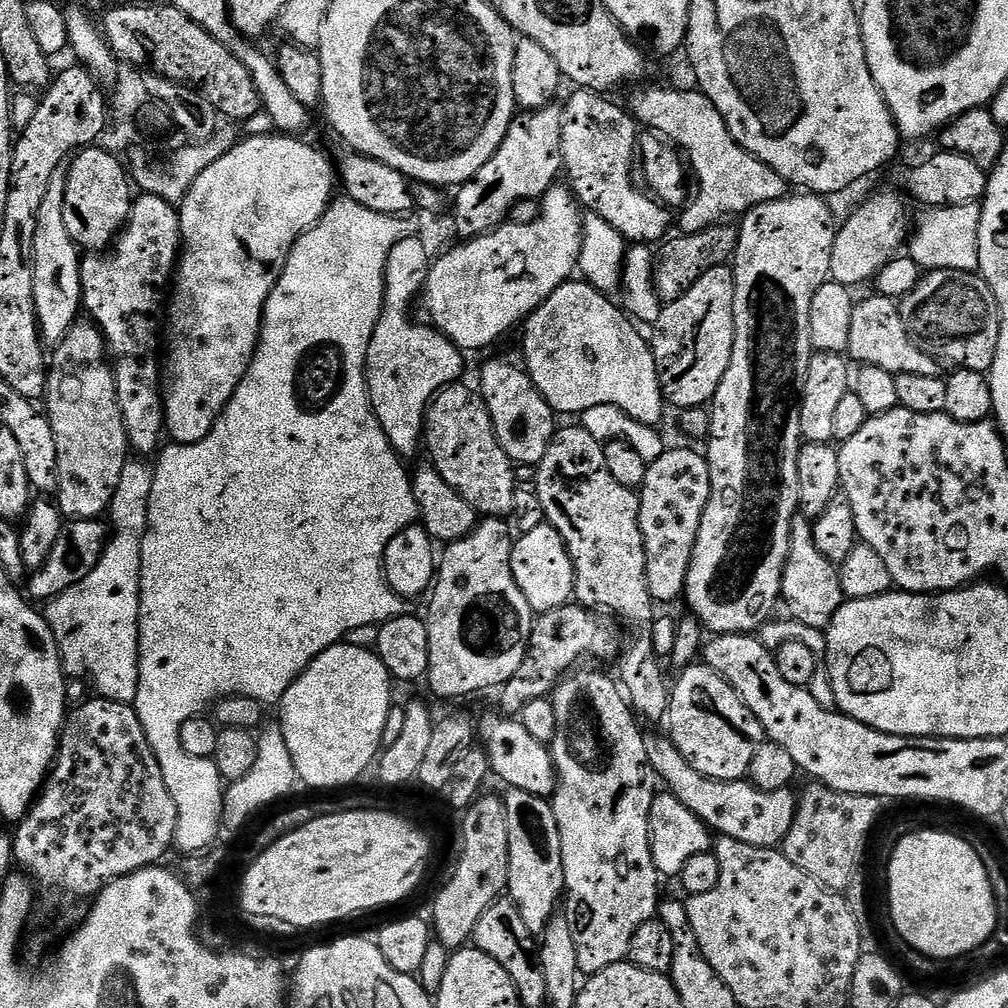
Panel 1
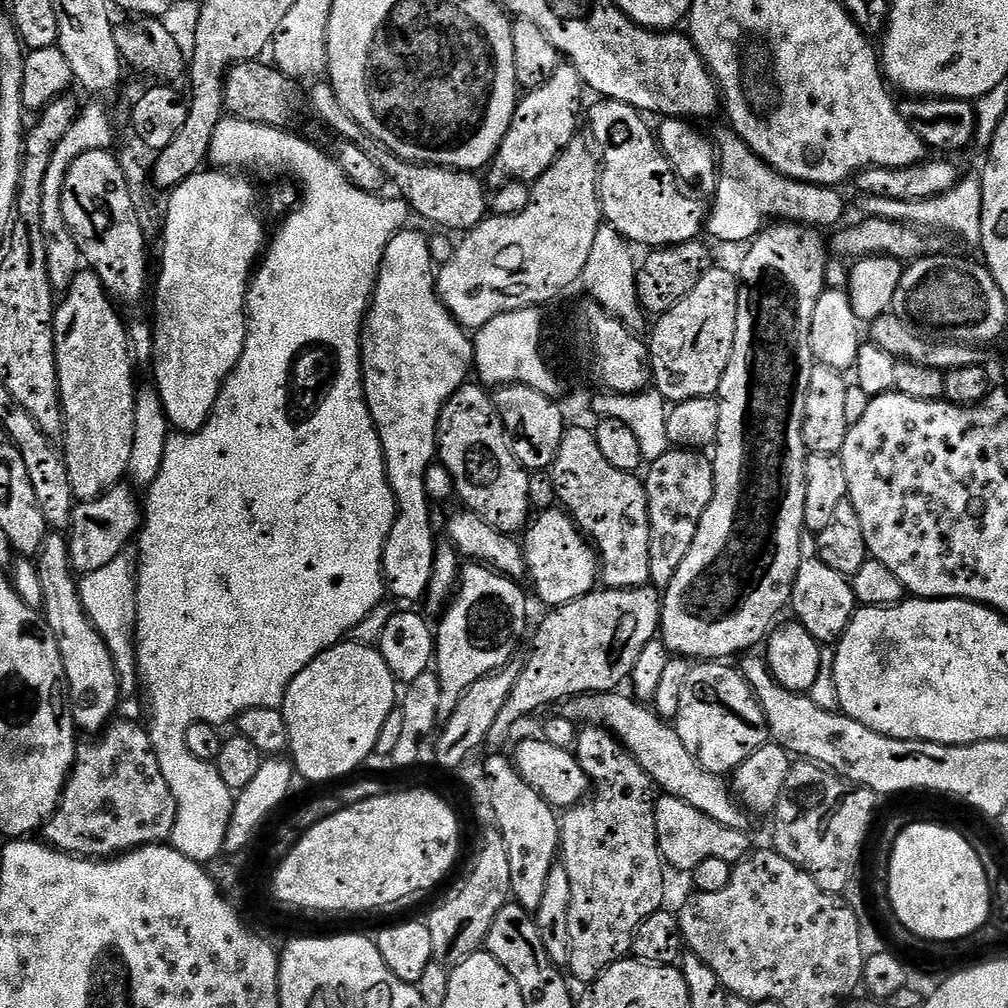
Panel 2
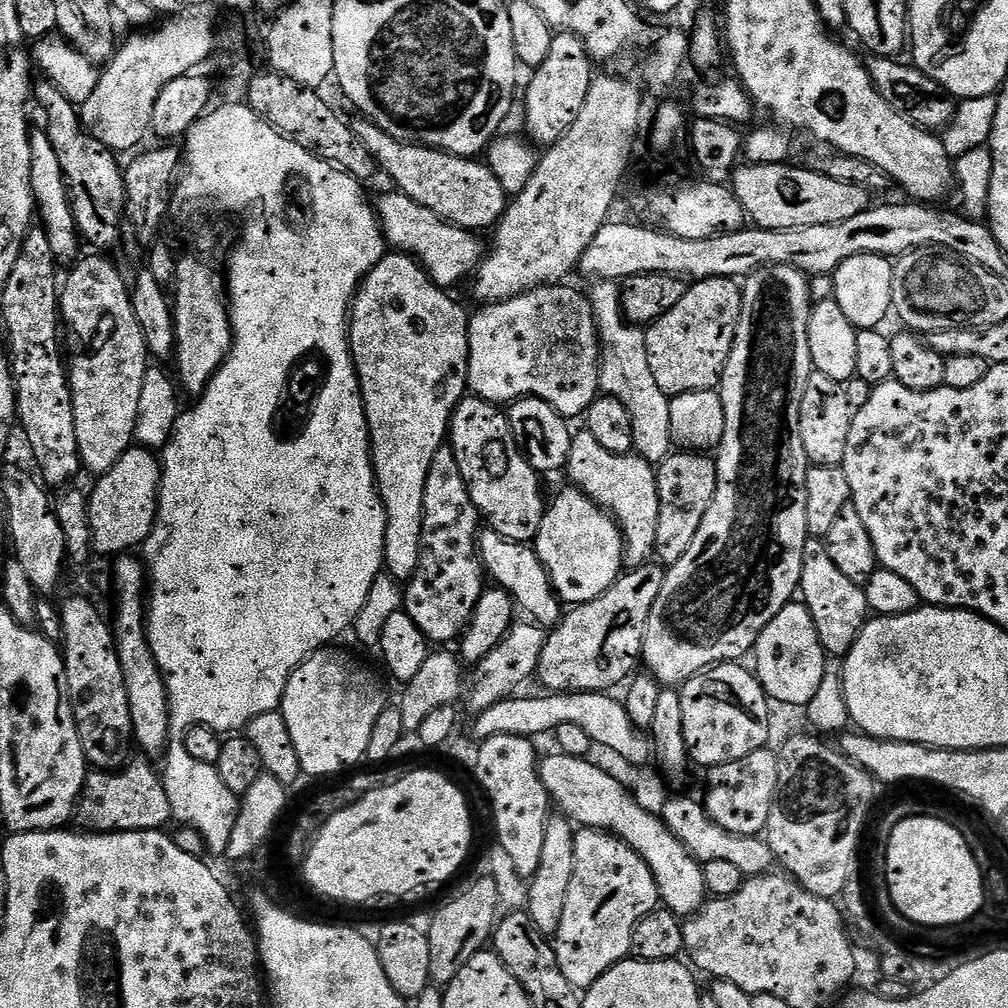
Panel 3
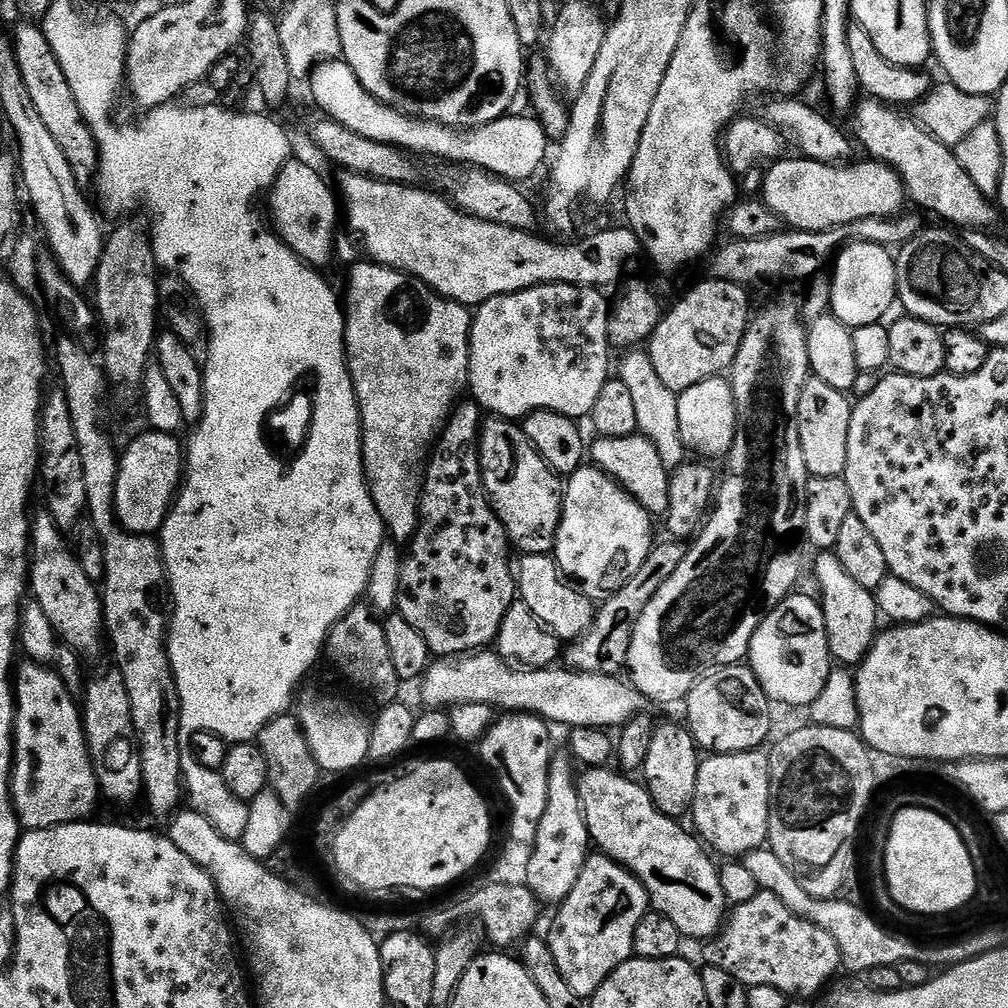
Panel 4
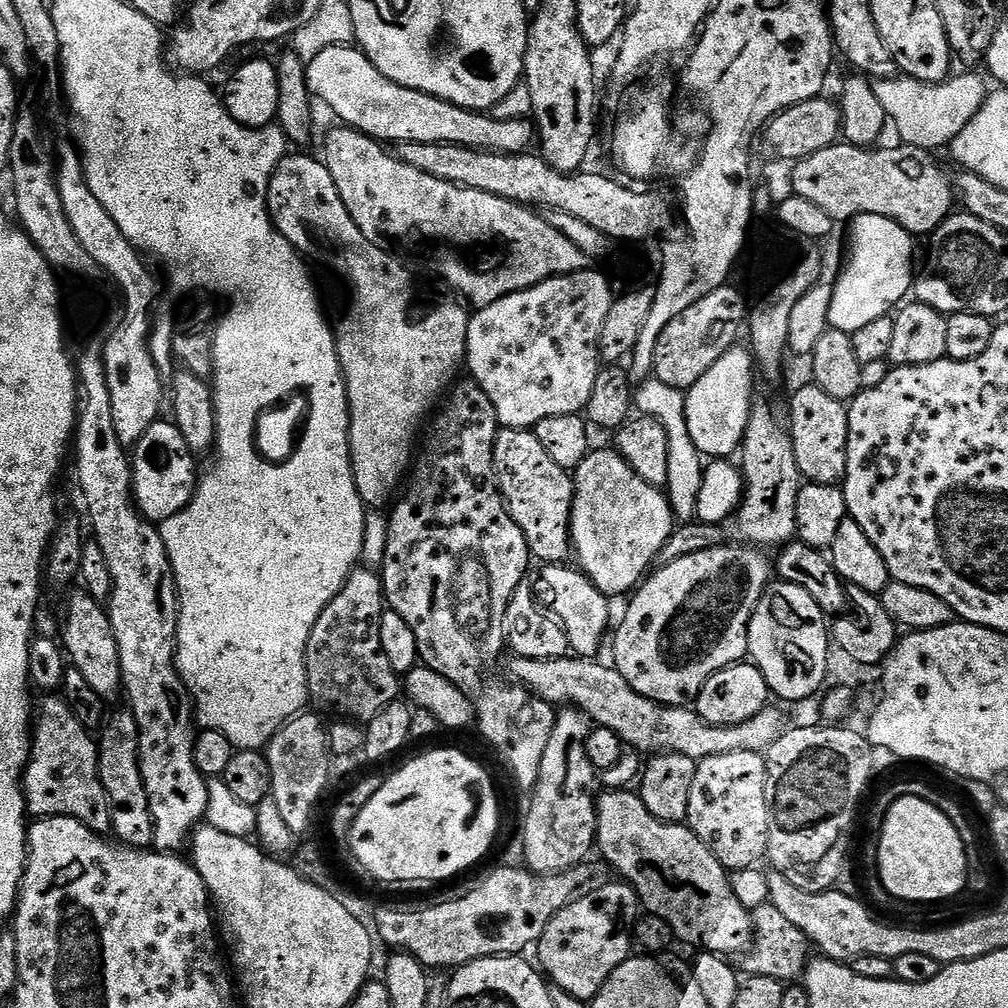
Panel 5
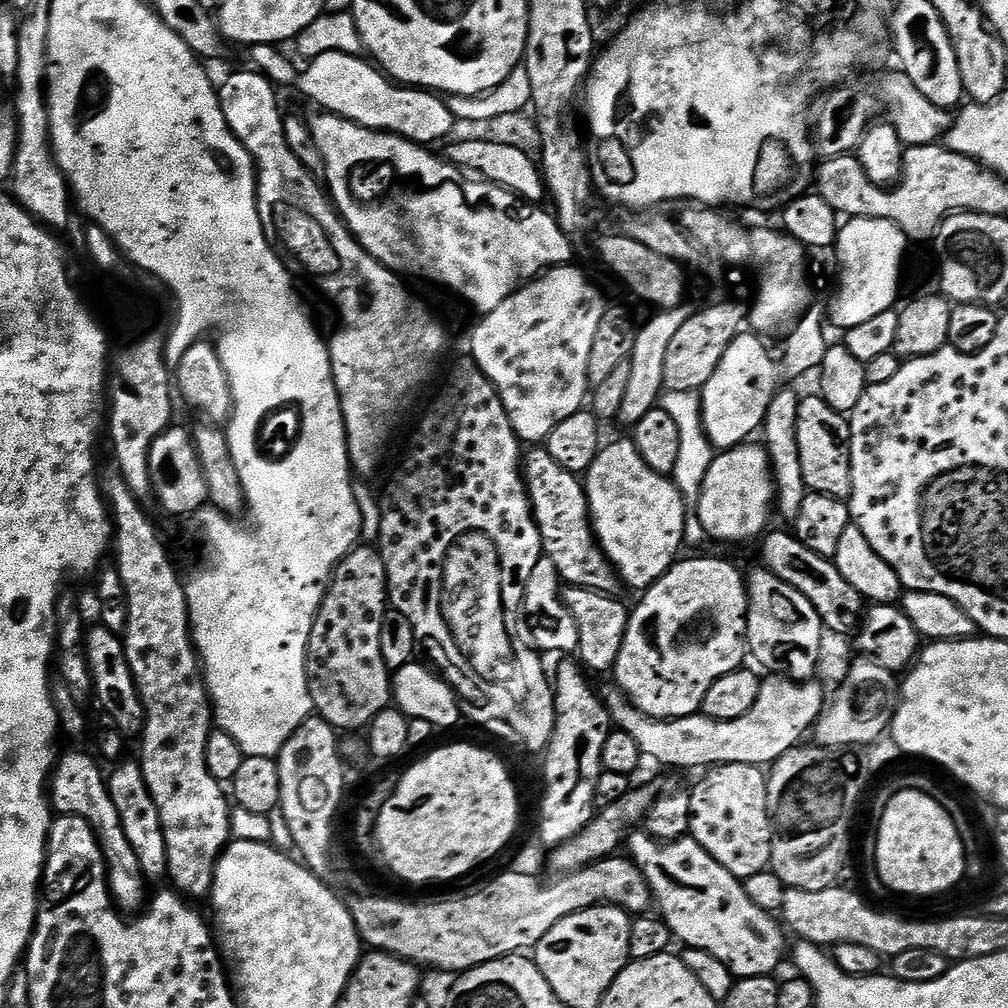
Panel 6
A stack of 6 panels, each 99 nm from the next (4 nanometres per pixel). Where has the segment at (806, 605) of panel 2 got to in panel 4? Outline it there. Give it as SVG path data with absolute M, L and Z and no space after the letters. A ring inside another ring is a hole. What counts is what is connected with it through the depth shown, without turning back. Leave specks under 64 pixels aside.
M824 550L817 556L820 557L817 558L812 572L816 575L817 586L820 587L818 599L826 622L826 638L830 654L837 665L859 665L876 641L878 629L882 624L873 589L858 586L858 582L854 582L854 578L846 574L846 570L842 570L842 566L836 561L835 551Z

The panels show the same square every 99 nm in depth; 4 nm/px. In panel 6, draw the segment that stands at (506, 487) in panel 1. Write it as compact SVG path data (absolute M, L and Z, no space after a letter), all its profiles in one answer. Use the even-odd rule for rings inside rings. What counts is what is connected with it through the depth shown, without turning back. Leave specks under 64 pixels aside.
M532 446L523 453L522 475L532 504L532 516L542 538L544 556L554 562L561 581L573 588L589 588L603 596L616 596L622 581L596 542L581 477L558 466L544 446Z

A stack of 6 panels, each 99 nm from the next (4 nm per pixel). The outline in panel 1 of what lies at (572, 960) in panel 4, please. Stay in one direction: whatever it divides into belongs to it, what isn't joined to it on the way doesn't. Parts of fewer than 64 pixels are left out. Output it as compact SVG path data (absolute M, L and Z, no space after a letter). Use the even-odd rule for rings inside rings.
M583 668L565 676L556 685L556 691L550 697L554 706L554 715L558 717L558 730L550 745L552 764L556 768L556 791L551 797L550 803L554 810L554 822L558 822L558 834L562 842L562 866L564 867L564 891L566 893L562 908L570 922L570 934L574 934L574 950L578 950L578 966L581 973L591 974L627 961L630 938L634 938L634 930L638 930L638 926L642 926L642 922L653 919L657 915L662 899L662 893L660 893L662 877L660 871L654 866L654 858L650 850L650 806L654 806L654 798L658 795L658 787L656 788L658 777L656 771L652 769L652 764L648 761L646 736L645 733L640 733L641 721L632 711L632 706L628 703L621 685L613 677L612 681L606 673L599 672L596 668Z

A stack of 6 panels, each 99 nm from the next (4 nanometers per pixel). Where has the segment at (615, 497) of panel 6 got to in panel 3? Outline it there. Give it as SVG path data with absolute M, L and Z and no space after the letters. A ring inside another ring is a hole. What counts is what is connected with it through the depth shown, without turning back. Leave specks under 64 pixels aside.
M568 486L565 492L556 496L556 501L547 505L542 526L538 530L534 547L542 566L548 572L548 580L552 589L565 605L575 606L585 604L610 590L610 586L619 580L625 571L624 535L620 532L620 525L597 506L589 496L575 486Z

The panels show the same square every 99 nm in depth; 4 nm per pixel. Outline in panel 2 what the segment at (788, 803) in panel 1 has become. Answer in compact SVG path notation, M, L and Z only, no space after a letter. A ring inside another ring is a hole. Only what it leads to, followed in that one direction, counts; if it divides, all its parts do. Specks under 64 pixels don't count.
M617 690L577 696L563 705L562 715L577 722L585 720L583 723L588 726L603 726L611 732L636 759L638 766L646 770L653 785L663 795L678 798L686 802L686 806L694 806L694 810L702 810L706 818L714 818L714 822L722 822L722 826L747 829L749 813L737 800L731 783L724 776L703 768L694 754L682 746L682 738L678 738L675 727L669 721L661 718L647 703L622 693Z

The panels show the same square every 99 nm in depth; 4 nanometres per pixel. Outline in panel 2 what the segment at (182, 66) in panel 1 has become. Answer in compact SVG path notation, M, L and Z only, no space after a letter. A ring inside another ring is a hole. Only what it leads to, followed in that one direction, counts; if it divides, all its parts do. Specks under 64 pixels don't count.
M247 60L228 69L224 79L224 106L235 119L258 122L271 128L288 128L296 116L300 100L296 97L294 80L271 63Z

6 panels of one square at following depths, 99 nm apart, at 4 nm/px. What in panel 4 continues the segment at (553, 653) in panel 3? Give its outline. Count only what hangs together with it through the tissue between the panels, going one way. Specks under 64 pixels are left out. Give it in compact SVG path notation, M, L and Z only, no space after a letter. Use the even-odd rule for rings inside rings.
M668 538L665 544L657 543L652 549L652 553L642 562L638 574L626 582L607 600L603 601L595 609L592 617L592 624L581 634L577 640L571 641L563 649L562 660L567 667L574 672L585 672L586 674L602 674L603 676L615 676L627 665L628 650L632 630L636 625L640 612L650 602L656 591L670 578L674 570L684 561L686 548L679 539Z

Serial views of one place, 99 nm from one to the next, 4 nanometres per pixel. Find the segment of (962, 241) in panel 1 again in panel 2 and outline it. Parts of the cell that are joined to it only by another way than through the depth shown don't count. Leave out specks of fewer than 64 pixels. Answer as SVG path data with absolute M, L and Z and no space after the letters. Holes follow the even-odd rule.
M979 177L959 179L954 187L946 194L935 196L932 199L919 200L918 202L903 202L892 198L879 198L865 192L856 192L850 200L850 206L858 210L863 217L880 217L888 221L902 221L918 228L932 227L962 238L972 246L979 245L982 228L982 188Z

